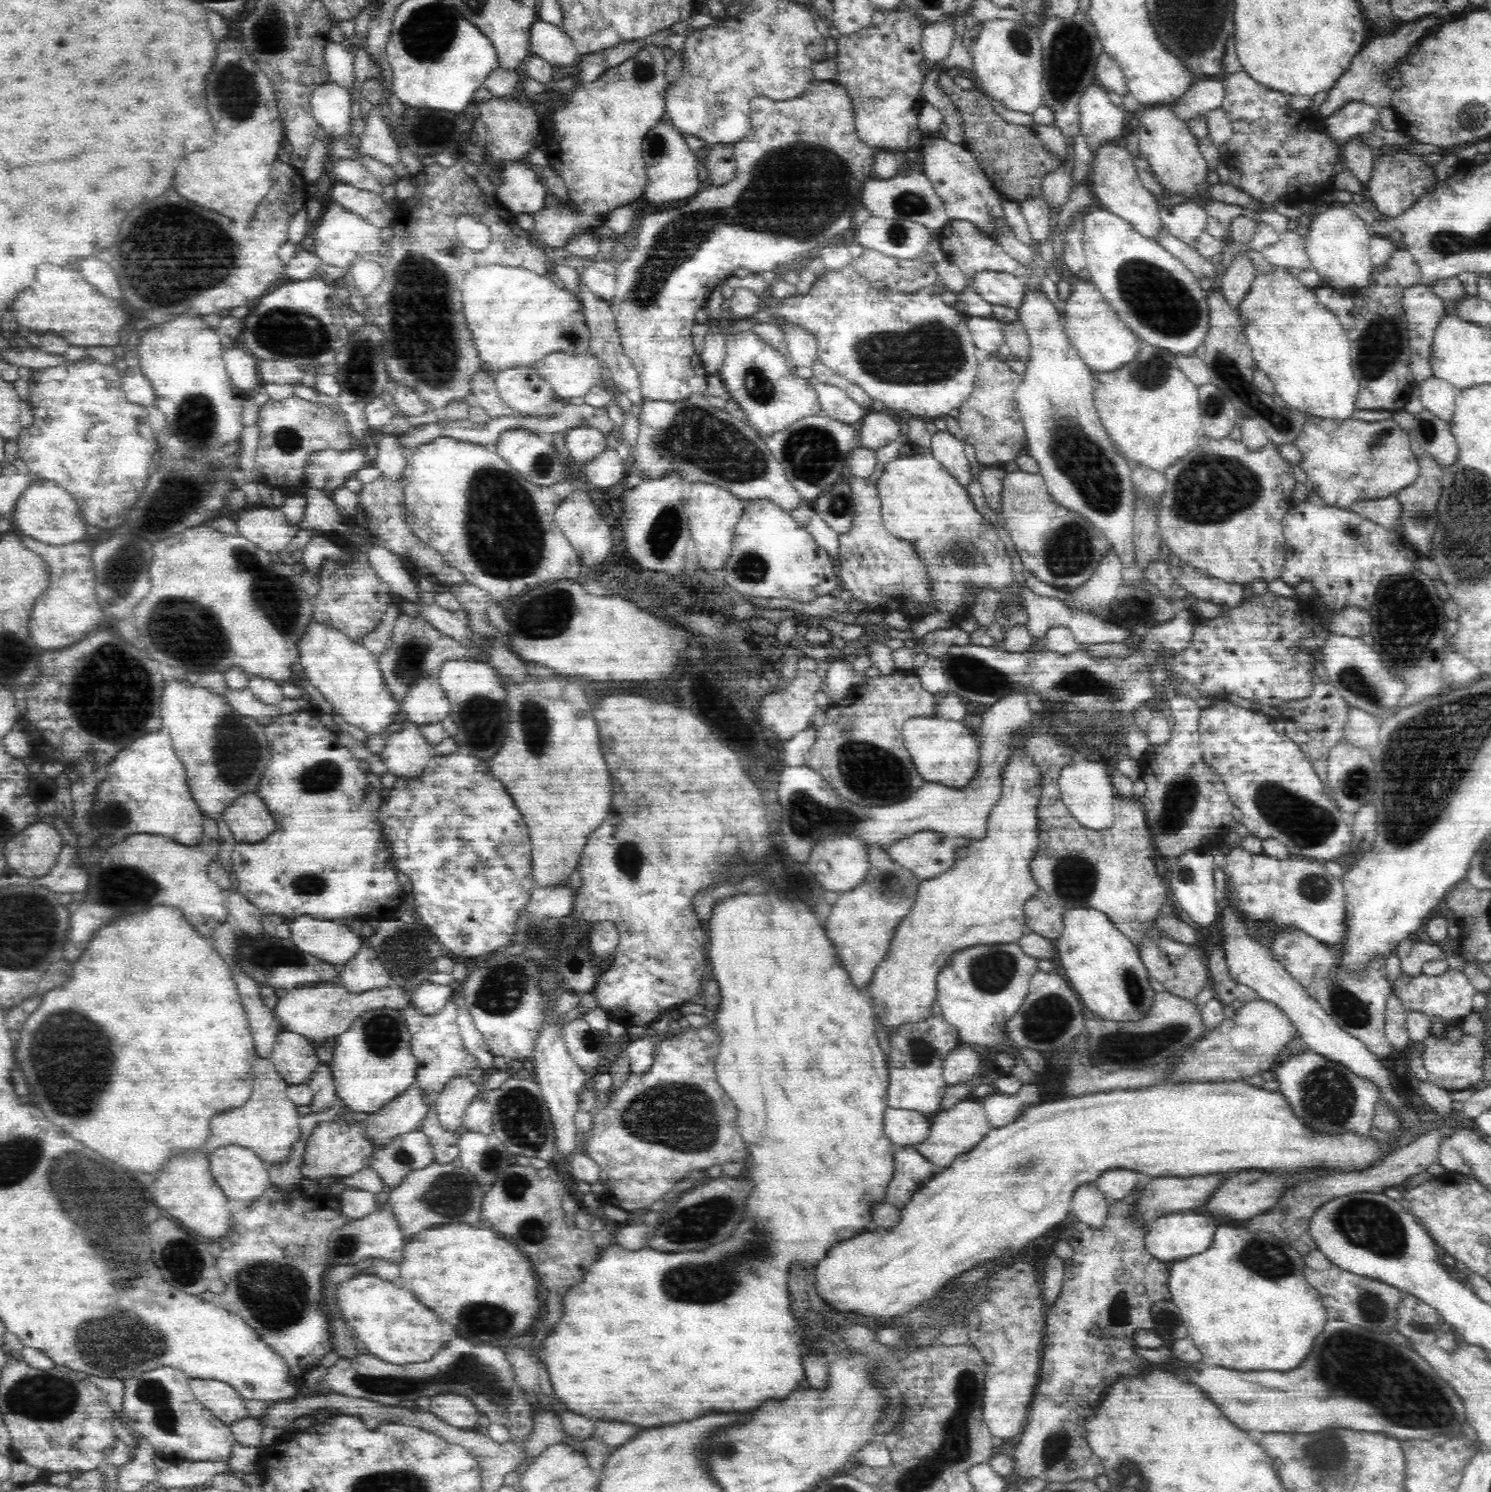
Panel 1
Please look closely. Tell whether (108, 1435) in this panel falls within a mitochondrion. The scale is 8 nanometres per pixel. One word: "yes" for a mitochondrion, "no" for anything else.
no

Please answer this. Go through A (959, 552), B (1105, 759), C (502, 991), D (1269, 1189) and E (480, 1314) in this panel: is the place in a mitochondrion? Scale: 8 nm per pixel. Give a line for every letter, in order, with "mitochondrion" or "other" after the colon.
A: mitochondrion
B: other
C: mitochondrion
D: other
E: mitochondrion

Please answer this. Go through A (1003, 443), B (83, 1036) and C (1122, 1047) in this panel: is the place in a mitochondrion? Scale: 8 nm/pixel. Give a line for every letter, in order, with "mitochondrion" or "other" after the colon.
A: other
B: mitochondrion
C: mitochondrion

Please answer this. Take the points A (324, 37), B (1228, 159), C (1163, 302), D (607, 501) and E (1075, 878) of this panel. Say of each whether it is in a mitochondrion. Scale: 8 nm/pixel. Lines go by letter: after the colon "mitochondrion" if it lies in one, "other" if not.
A: other
B: other
C: mitochondrion
D: other
E: mitochondrion

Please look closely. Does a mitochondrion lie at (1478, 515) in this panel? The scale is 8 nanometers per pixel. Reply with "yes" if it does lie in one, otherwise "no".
yes

